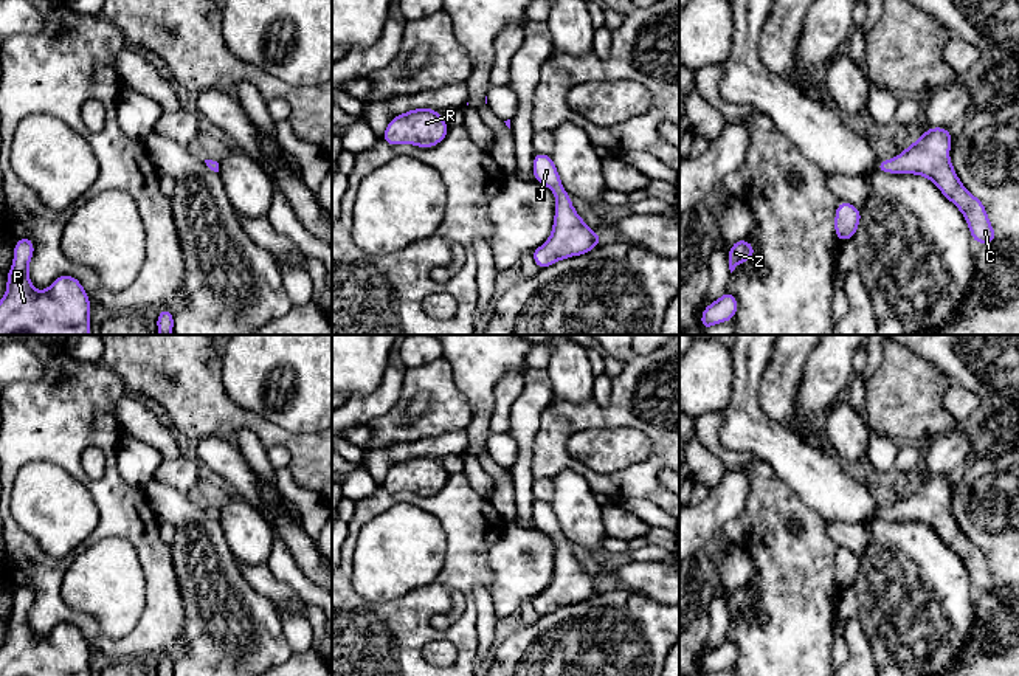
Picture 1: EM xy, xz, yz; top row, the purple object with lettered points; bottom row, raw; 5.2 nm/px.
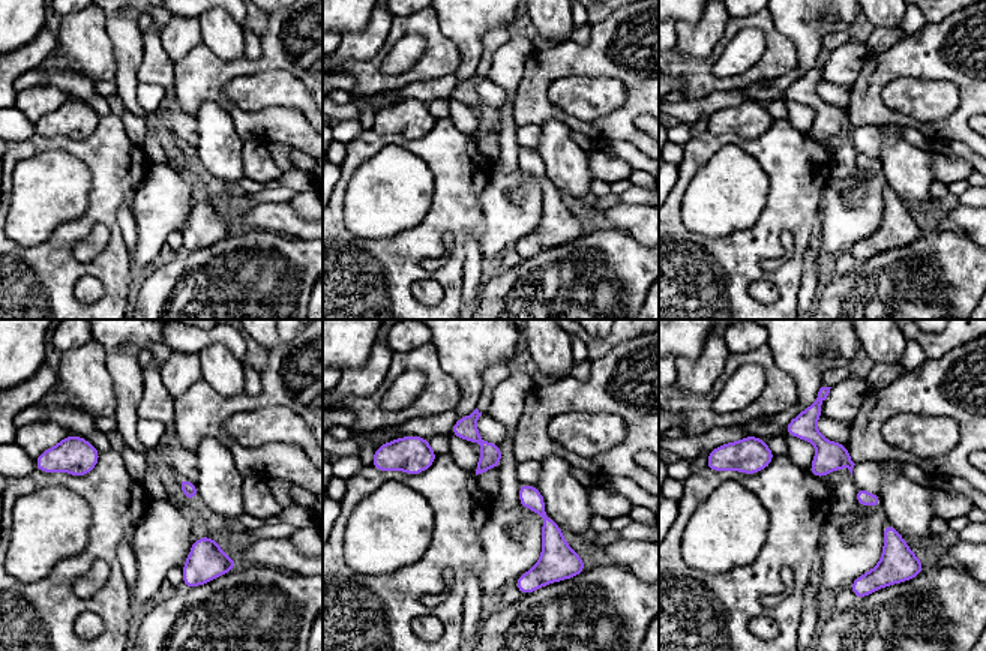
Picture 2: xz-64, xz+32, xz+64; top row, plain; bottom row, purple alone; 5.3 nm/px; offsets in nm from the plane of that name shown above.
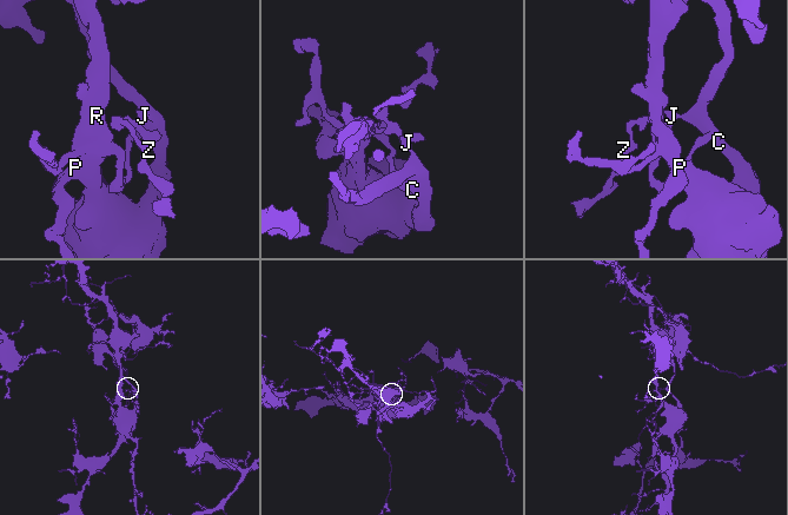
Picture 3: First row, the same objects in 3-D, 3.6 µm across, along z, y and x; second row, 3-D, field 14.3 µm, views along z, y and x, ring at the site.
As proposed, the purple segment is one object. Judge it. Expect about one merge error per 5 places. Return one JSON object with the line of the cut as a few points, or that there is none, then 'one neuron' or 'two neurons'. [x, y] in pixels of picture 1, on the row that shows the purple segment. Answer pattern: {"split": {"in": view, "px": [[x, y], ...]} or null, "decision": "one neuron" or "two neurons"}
{"split": null, "decision": "one neuron"}

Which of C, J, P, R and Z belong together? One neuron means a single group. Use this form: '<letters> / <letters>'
C J P R Z

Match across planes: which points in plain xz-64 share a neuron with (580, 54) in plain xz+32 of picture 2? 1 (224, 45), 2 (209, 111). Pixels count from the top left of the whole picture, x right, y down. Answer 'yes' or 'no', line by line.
1: no
2: no

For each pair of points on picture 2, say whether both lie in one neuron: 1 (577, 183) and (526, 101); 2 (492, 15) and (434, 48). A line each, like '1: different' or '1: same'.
1: different
2: different

